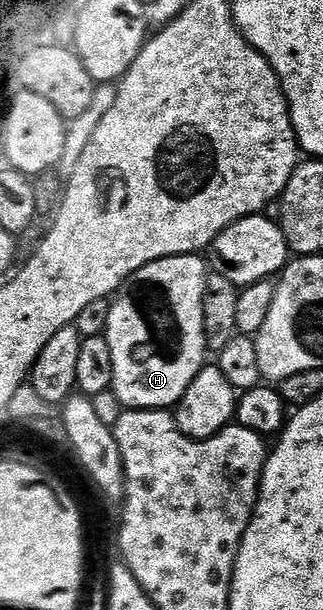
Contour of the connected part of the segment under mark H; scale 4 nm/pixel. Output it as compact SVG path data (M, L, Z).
M200 255L172 256L151 262L125 281L109 306L107 326L103 333L111 346L111 363L115 365L113 387L119 402L126 409L172 409L183 398L187 386L207 363L203 304L210 269Z

